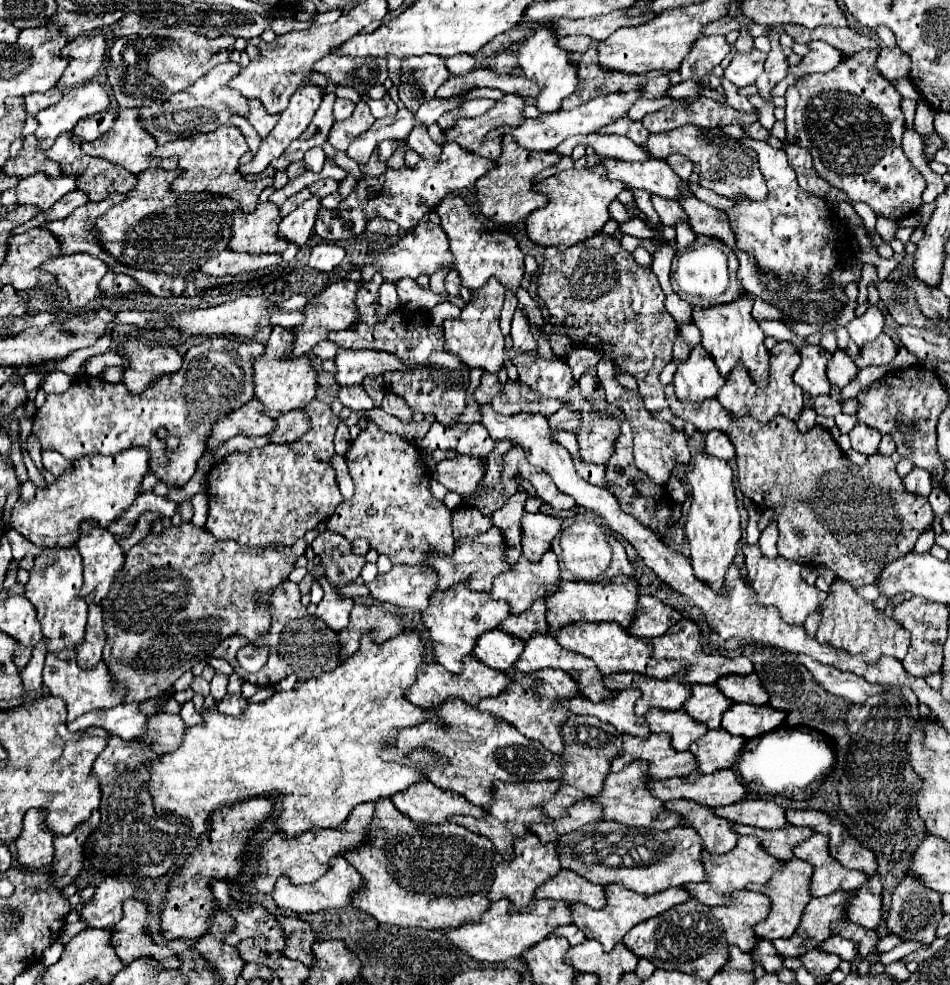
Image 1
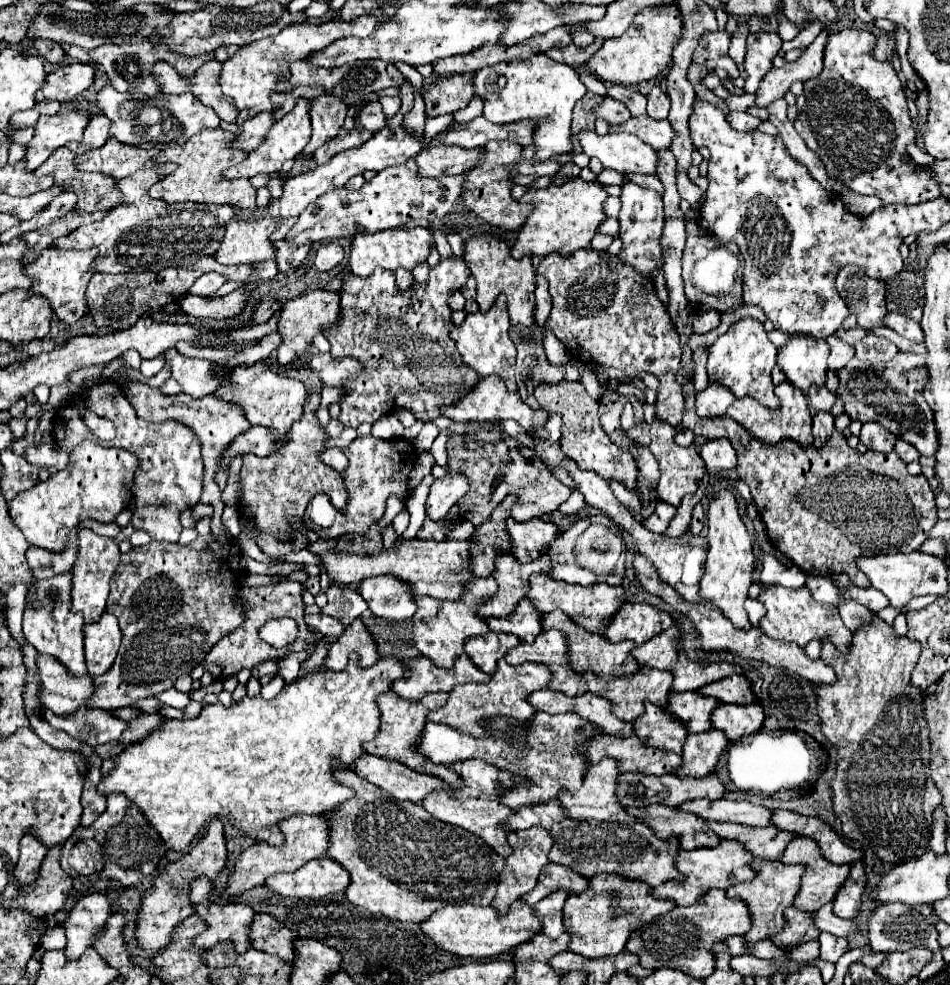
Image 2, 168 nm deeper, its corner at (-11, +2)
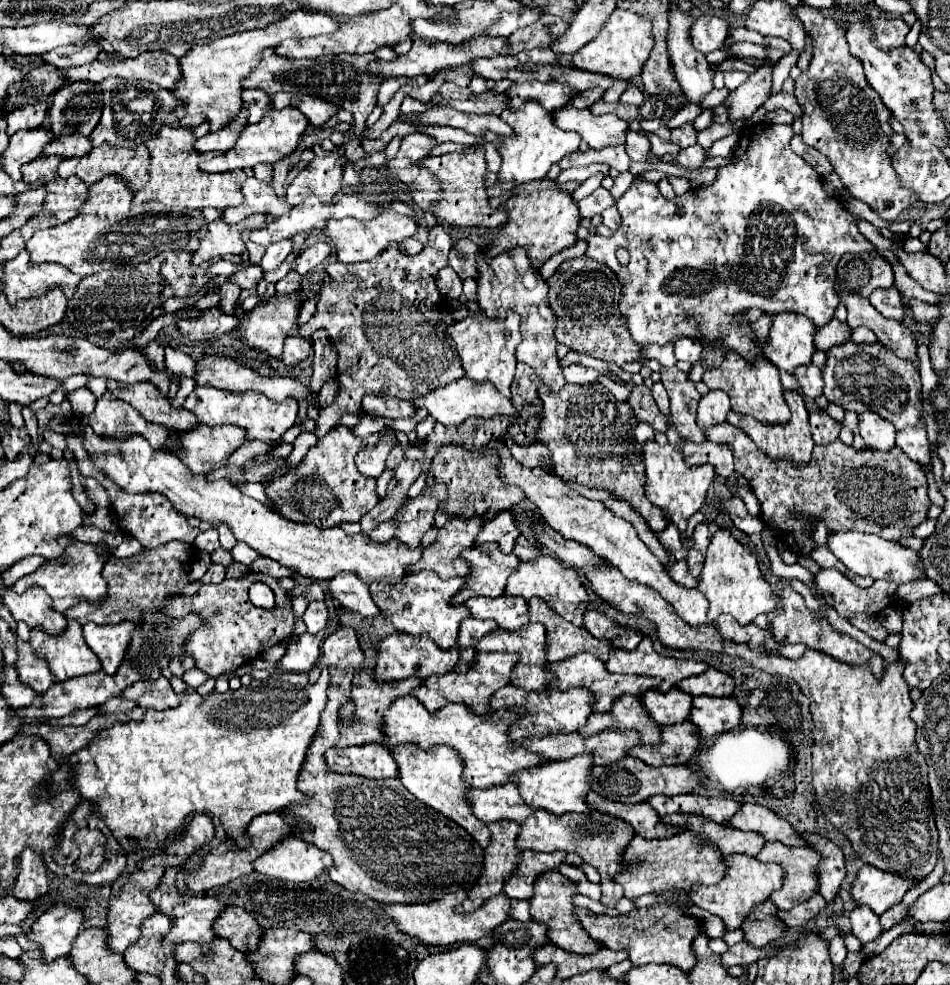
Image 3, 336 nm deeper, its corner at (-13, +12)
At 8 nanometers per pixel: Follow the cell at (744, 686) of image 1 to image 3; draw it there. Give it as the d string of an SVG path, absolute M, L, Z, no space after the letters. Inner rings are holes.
M708 668L704 674L680 680L676 684L676 688L686 694L692 694L692 696L698 696L698 694L730 696L734 690L734 680L732 680L732 676L718 672L716 668Z

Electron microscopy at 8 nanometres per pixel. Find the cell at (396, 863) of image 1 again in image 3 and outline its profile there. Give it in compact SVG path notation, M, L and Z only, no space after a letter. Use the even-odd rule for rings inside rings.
M340 626L324 640L322 654L310 670L308 680L314 684L320 670L328 668L328 704L296 784L308 798L282 808L280 814L296 838L326 850L334 858L334 866L326 868L326 874L350 892L362 892L384 904L420 904L448 892L468 890L476 882L476 876L480 876L484 850L464 828L404 792L404 786L396 778L370 780L344 776L330 772L324 764L324 752L338 740L338 712L350 698L350 682L362 662L364 654L352 628Z

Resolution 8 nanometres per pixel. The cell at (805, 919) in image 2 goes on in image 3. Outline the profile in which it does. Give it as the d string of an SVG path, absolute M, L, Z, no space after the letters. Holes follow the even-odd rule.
M768 902L752 908L740 928L744 932L744 940L756 948L762 948L768 942L776 942L784 938L784 930L786 930L784 926L776 924L776 906Z

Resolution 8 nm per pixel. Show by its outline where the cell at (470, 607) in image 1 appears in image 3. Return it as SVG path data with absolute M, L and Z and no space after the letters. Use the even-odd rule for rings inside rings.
M414 572L404 576L398 584L386 584L386 582L372 582L370 584L370 594L374 604L380 608L384 616L388 616L398 632L408 632L408 634L428 634L430 640L438 648L450 650L456 644L458 638L458 626L464 618L470 616L468 608L462 606L452 606L450 598L460 590L464 578L456 580L440 580L434 572Z

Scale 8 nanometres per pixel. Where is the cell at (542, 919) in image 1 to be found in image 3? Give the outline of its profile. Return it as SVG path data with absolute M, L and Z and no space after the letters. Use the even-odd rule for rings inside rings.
M456 892L456 894L446 894L438 900L426 902L426 904L378 904L384 914L396 922L398 930L410 938L418 938L422 944L428 946L448 946L448 944L458 944L458 942L474 942L486 934L492 932L492 928L496 928L496 924L502 924L504 920L508 920L508 912L510 912L510 898L502 894L486 900L480 908L476 908L474 912L466 912L466 914L456 914L454 906L460 904L466 898L466 892Z

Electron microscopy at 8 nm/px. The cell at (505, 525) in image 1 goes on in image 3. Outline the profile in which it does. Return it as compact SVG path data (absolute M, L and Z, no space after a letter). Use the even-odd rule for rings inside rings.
M452 518L440 530L436 540L422 550L422 558L408 568L408 572L434 570L442 580L466 576L468 564L460 560L464 548L472 548L476 532L482 528L482 518Z

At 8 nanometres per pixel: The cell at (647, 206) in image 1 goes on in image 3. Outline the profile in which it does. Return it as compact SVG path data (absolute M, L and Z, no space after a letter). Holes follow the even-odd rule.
M620 80L620 82L614 82L606 92L604 92L604 100L606 102L618 102L618 98L620 98L620 94L624 92L628 88L628 84L626 84L626 80Z

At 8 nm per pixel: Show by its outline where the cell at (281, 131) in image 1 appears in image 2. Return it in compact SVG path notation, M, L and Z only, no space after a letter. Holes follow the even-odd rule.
M298 98L296 100L296 108L286 114L282 120L278 120L262 146L258 146L256 150L252 150L246 158L246 162L242 166L236 166L236 168L228 168L222 176L226 178L252 178L260 172L266 172L266 174L272 174L272 172L278 172L282 168L282 164L286 160L292 160L298 152L302 152L306 148L306 144L310 142L310 136L312 136L312 122L310 122L310 98Z

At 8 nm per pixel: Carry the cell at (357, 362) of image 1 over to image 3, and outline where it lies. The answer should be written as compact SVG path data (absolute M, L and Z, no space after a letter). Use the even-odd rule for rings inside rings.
M292 334L292 336L288 336L288 338L284 340L284 352L282 352L280 360L282 360L286 366L294 366L294 364L306 360L308 354L310 354L310 350L312 350L310 340L306 340L306 338L298 336L298 334Z

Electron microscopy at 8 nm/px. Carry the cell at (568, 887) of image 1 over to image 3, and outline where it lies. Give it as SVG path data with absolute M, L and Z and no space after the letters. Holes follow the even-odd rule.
M522 850L518 856L518 866L514 874L504 882L504 894L518 900L528 900L532 896L532 884L536 876L546 870L554 870L564 862L564 852L536 852L536 850Z

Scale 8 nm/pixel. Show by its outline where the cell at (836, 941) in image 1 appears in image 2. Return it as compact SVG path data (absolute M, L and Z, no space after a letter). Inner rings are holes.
M822 932L818 940L820 940L820 958L822 960L838 962L838 958L848 950L848 940L842 940L838 936Z

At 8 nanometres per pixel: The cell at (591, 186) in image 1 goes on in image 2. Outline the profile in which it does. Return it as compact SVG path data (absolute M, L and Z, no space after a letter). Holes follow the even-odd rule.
M570 178L560 186L548 186L542 190L528 190L520 202L532 202L534 210L524 222L512 254L520 256L546 256L550 252L560 252L570 256L580 248L588 248L590 240L598 232L600 224L606 220L604 202L608 192L598 182L584 182L582 178Z

